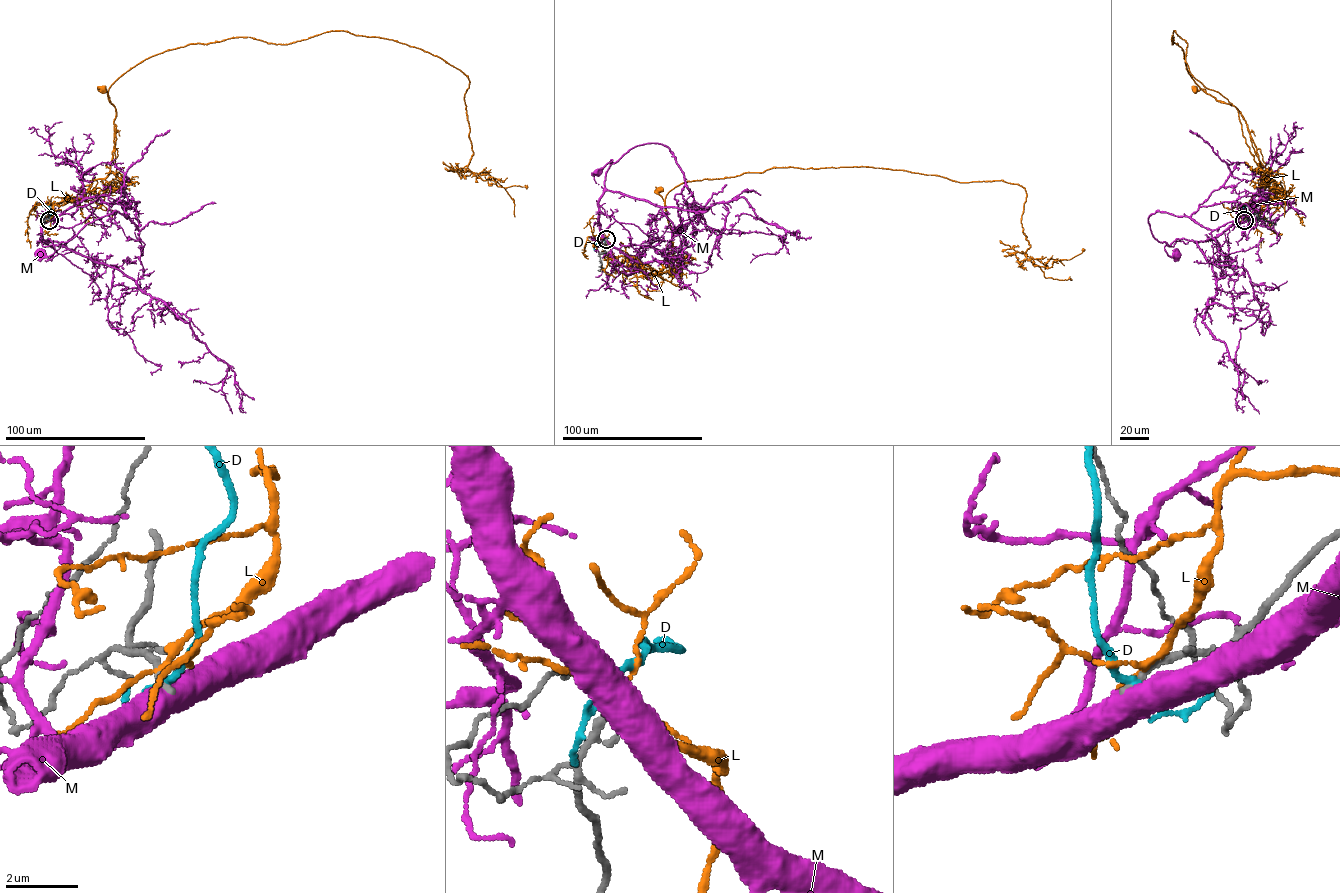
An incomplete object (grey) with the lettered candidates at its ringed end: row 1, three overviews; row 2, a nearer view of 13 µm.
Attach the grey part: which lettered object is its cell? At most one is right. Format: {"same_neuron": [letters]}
{"same_neuron": []}

